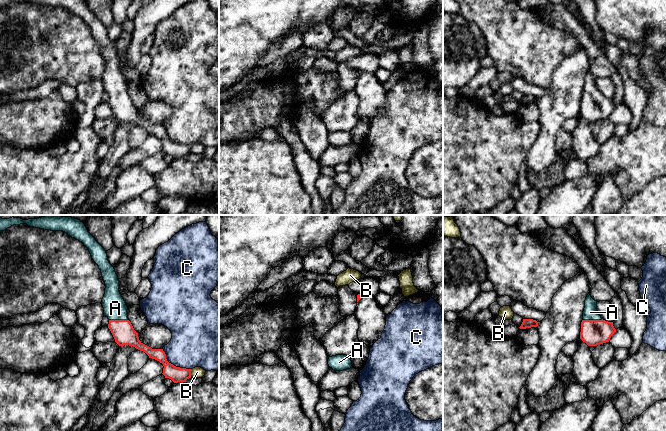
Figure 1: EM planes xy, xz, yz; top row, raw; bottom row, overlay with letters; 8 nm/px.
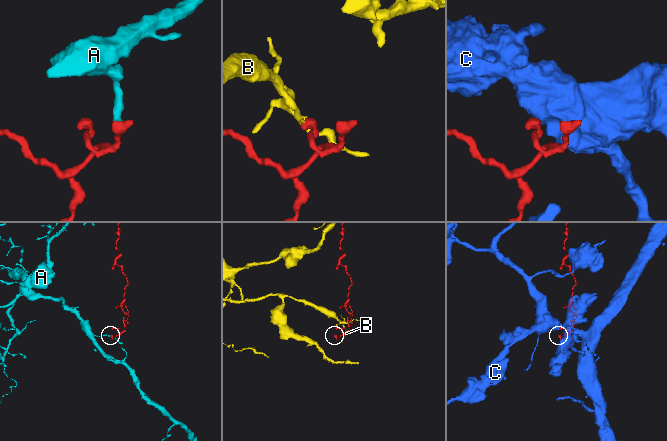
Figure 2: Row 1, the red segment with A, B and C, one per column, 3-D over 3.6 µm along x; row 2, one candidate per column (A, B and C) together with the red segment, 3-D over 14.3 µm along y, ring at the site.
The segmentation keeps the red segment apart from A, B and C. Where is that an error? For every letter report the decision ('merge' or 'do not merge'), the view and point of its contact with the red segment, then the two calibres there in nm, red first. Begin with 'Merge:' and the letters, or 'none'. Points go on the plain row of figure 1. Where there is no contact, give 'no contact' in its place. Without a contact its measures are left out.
Merge: A
A: merge; meets red in xy at (119, 96); 180 nm thick on the red side, 190 nm on the other
B: do not merge; meets red in xy at (190, 149); 120 nm thick on the red side, 90 nm on the other
C: do not merge; meets red in xy at (172, 140); 120 nm thick on the red side, 380 nm on the other

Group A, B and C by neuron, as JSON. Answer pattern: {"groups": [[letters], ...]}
{"groups": [["A"], ["B"], ["C"]]}

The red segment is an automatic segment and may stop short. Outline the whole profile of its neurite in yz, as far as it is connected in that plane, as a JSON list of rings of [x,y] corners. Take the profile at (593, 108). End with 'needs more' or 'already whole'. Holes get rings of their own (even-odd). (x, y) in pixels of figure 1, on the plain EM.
[[[589,69],[585,76],[580,115],[588,122],[597,122],[609,118],[615,108],[613,98],[601,94],[597,87],[597,77]]]; needs more

